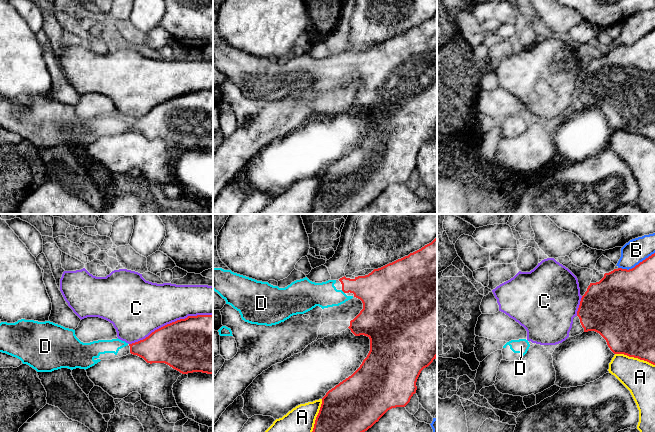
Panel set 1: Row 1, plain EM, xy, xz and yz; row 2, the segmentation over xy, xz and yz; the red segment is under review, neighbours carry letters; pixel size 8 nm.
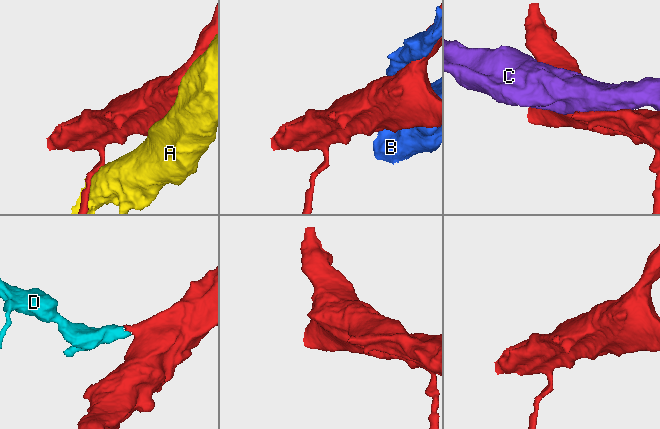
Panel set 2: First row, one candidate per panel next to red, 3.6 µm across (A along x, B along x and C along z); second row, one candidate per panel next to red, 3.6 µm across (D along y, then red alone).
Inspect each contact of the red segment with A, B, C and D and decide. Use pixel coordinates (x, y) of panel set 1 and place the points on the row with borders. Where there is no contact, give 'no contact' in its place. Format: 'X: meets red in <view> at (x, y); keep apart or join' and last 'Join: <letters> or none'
A: meets red in yz at (635, 357); keep apart
B: meets red in yz at (636, 265); keep apart
C: meets red in xy at (170, 323); keep apart
D: meets red in xz at (343, 291); join
Join: D

